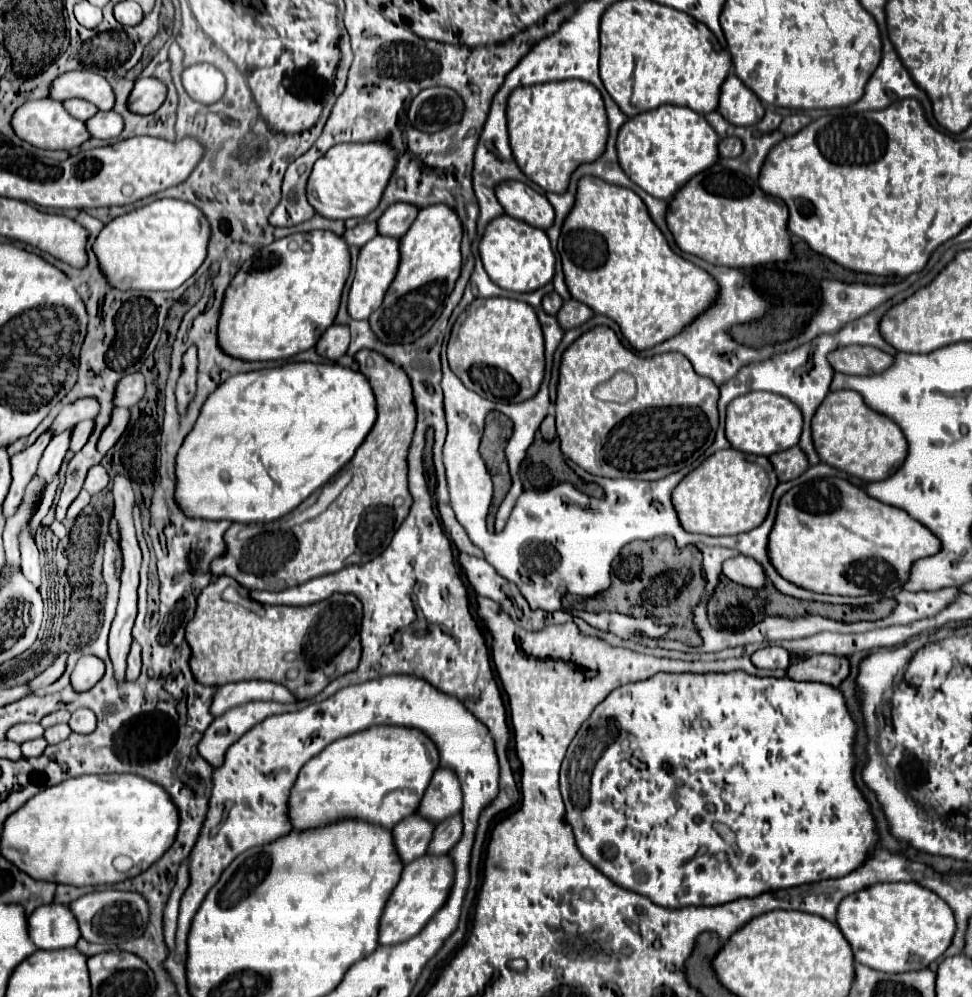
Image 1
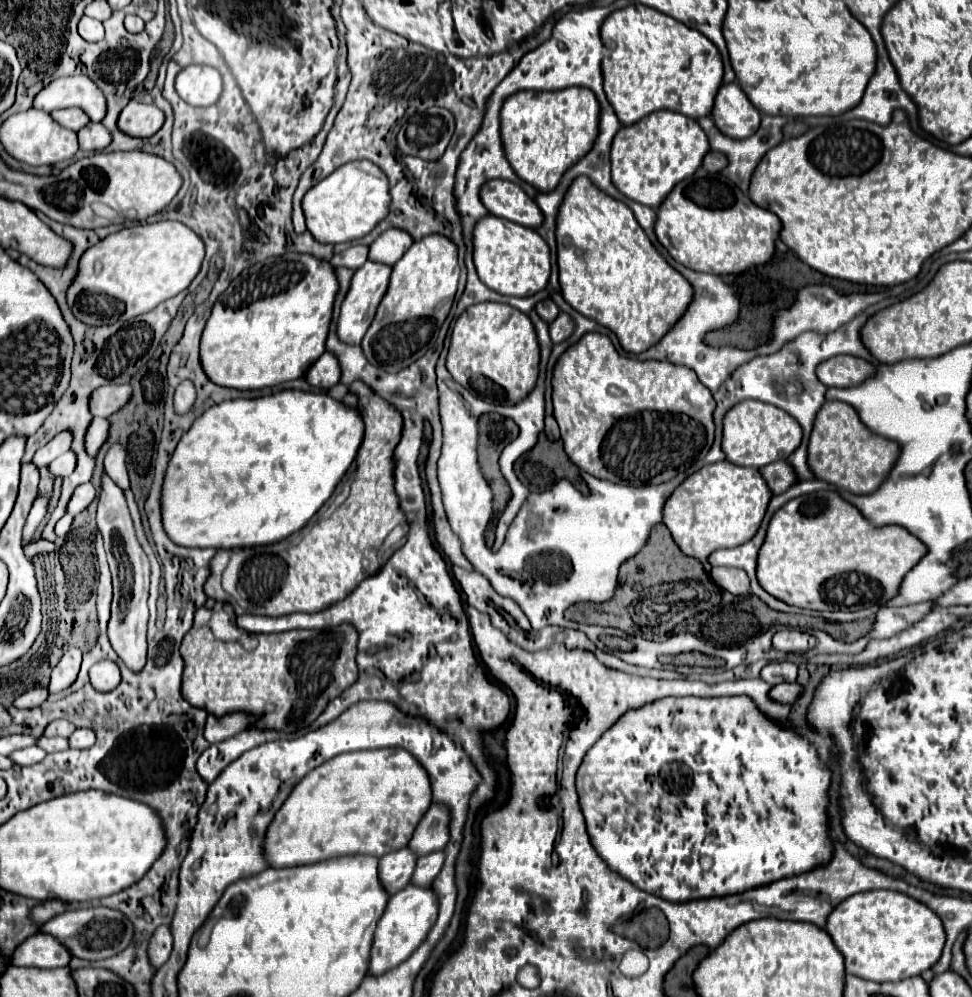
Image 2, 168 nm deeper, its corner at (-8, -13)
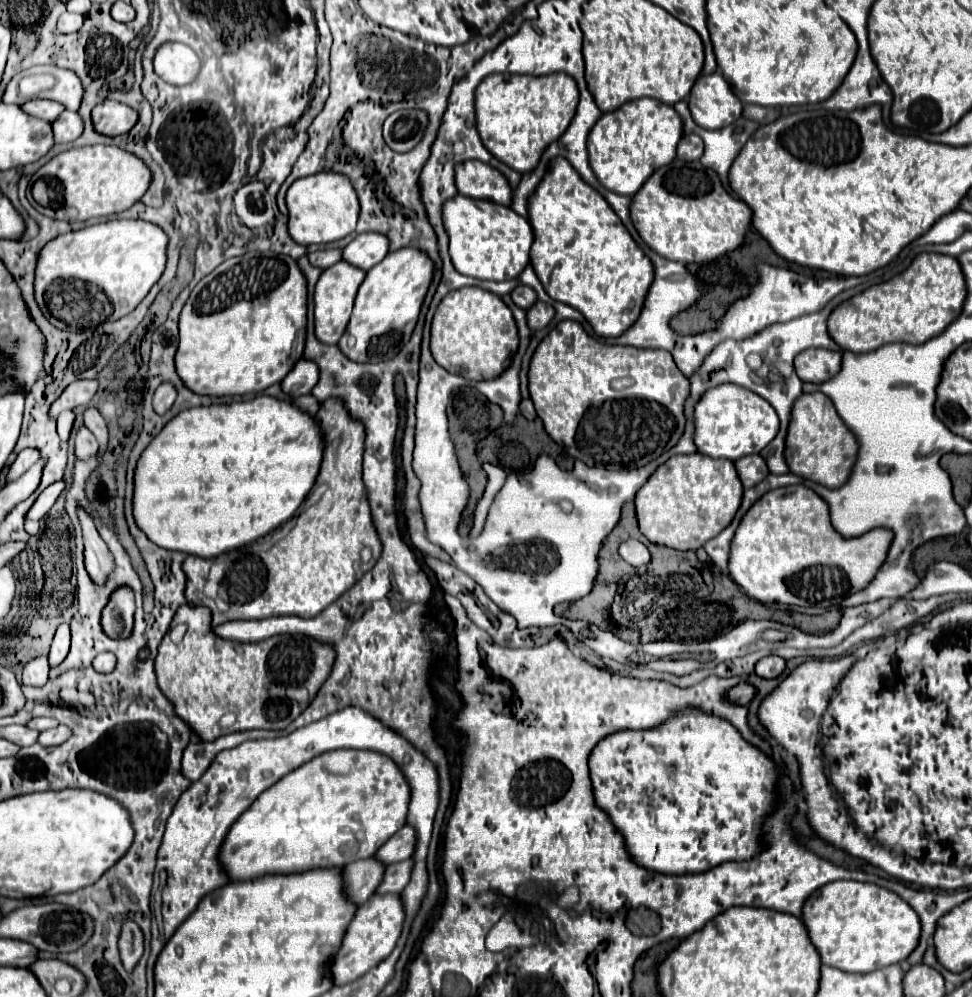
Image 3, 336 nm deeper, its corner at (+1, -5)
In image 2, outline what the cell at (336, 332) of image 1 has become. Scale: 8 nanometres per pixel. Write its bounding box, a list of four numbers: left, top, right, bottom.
[307,352,341,390]

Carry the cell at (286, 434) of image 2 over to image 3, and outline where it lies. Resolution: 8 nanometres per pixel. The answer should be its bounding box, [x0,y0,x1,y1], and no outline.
[132,396,322,560]

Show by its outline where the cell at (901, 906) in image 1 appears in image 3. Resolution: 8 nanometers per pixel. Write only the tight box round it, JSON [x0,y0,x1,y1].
[802,880,920,972]

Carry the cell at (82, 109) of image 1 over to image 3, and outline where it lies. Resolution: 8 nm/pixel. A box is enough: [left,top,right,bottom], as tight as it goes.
[20,100,64,122]

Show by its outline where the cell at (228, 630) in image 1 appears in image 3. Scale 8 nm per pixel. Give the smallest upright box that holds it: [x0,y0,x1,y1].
[154,606,334,742]

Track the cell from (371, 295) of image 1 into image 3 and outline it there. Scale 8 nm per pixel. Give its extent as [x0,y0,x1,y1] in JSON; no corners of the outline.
[314,262,366,344]

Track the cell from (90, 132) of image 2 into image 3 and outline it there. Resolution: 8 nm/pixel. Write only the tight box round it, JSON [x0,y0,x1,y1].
[52,110,82,144]

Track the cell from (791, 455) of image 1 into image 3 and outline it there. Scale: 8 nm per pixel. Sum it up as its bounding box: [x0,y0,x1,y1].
[734,454,768,488]

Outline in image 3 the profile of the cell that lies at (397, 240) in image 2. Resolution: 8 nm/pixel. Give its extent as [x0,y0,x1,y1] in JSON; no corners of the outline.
[342,232,388,272]

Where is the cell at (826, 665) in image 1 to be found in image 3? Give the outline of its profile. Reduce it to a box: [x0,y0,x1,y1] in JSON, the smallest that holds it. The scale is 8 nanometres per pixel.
[726,682,756,706]

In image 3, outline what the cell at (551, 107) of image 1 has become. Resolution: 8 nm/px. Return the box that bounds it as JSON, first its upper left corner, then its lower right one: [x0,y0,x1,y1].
[476,74,578,174]

